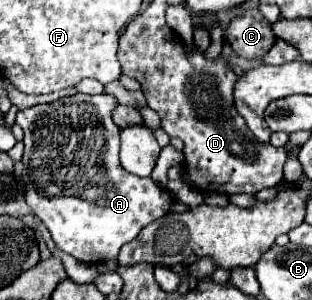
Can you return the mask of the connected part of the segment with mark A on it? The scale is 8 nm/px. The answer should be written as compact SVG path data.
M74 95L50 105L18 111L16 123L24 129L24 187L26 203L34 215L48 227L58 249L82 263L98 263L116 259L120 249L138 237L138 233L152 221L170 213L172 195L156 185L152 177L130 175L120 163L120 127L112 121L116 99L112 95Z

